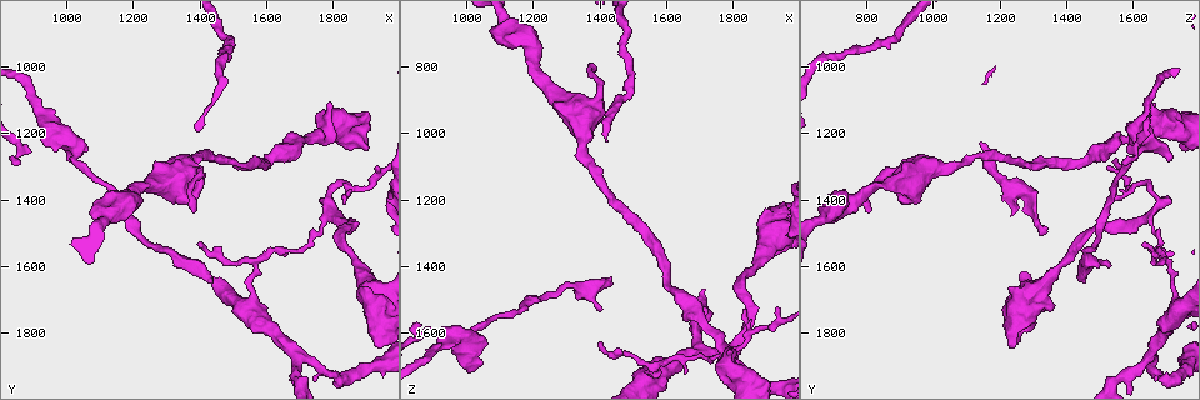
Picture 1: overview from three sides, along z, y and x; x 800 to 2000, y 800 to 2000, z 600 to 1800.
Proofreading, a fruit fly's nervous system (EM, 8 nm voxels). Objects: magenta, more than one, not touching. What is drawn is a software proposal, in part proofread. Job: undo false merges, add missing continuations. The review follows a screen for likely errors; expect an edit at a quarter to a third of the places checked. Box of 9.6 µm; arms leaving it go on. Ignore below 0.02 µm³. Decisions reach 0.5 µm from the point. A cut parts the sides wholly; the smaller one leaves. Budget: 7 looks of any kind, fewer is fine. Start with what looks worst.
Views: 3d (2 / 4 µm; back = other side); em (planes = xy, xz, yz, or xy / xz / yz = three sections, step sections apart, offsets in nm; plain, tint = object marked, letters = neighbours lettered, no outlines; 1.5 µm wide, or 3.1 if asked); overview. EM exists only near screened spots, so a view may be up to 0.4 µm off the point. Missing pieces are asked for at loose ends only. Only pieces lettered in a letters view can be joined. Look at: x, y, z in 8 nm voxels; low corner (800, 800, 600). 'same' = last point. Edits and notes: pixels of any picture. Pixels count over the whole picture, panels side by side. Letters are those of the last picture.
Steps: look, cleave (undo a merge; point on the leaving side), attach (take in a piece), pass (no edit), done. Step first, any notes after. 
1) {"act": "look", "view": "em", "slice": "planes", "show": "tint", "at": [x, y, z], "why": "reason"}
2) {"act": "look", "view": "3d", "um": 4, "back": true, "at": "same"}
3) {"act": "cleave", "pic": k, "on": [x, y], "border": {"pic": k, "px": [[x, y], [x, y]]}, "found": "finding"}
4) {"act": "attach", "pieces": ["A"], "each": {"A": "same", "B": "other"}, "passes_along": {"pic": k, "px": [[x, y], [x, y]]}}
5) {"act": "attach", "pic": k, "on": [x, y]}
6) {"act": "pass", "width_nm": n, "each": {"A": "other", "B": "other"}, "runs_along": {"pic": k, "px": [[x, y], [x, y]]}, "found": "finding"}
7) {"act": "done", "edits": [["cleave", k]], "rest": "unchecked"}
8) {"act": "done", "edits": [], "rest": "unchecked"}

{"act": "look", "view": "3d", "um": 2, "at": [1790, 1100, 1650], "why": "branch stops here"}

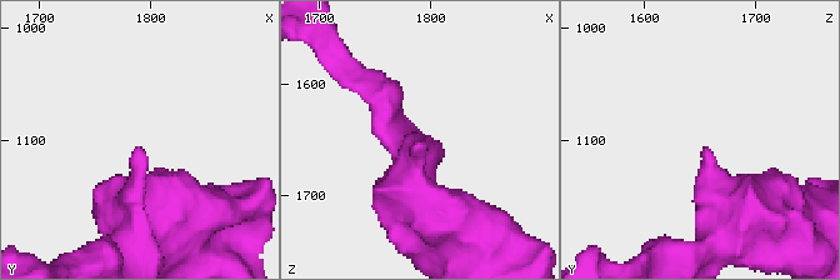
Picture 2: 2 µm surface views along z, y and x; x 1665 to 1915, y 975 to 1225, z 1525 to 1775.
{"act": "look", "view": "em", "slice": "xz", "step": 8, "show": "letters", "at": [1788, 1108, 1658], "why": "now the EM"}

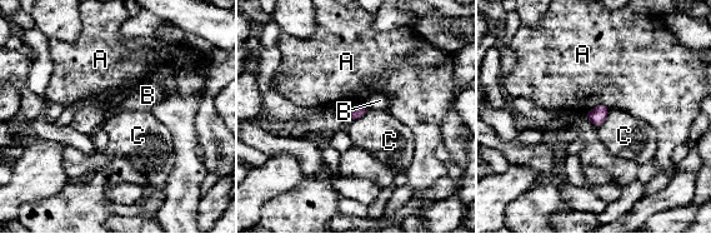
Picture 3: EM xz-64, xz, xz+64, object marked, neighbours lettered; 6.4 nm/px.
{"act": "look", "view": "em", "slice": "planes", "show": "letters", "at": "same", "why": "cut it another way"}

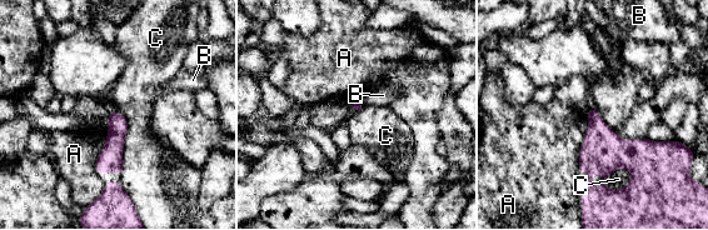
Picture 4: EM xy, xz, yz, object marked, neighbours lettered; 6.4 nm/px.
{"act": "pass", "each": {"A": "other", "B": "other", "C": "other"}, "border": {"pic": 4, "px": [[110, 110], [126, 123], [120, 173]]}, "found": "none of them fits"}

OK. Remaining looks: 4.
{"act": "look", "view": "3d", "um": 2, "at": [1210, 1360, 820], "why": "narrows sharply"}

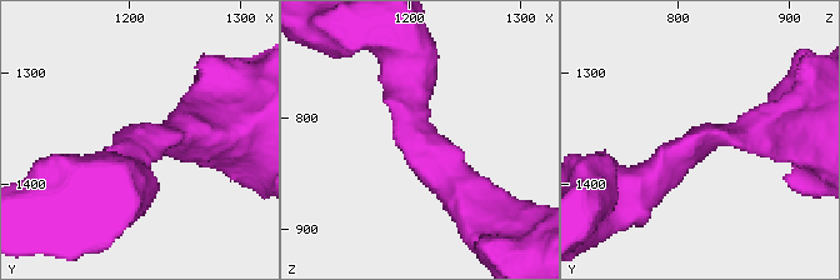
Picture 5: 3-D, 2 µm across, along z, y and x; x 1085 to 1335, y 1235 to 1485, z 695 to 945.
{"act": "look", "view": "em", "slice": "planes", "show": "plain", "at": [1210, 1368, 814], "arm_widths_nm": [360, 400], "why": "now the EM"}

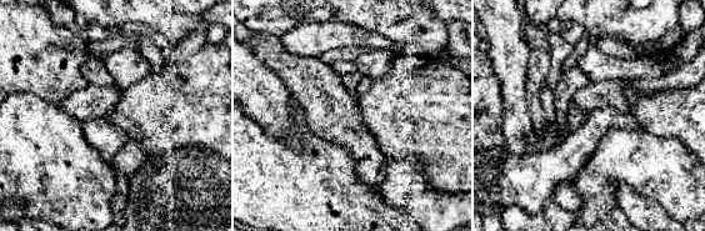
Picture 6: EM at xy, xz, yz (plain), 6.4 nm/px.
{"act": "look", "view": "em", "slice": "planes", "show": "letters", "at": "same"}

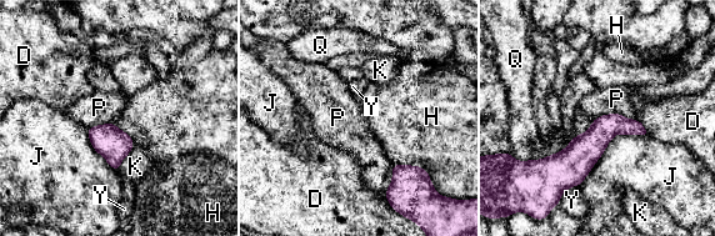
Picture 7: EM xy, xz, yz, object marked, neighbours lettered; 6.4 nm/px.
{"act": "pass", "longest_contact_nm": ["J", 550], "each": {"D": "other", "H": "other", "J": "other", "K": "other", "P": "other", "Q": "other", "Y": "other"}, "border": {"pic": 7, "px": [[648, 134], [616, 134], [578, 185]]}, "found": "all the same neuron"}

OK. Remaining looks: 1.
{"act": "done", "edits": [], "rest": "unchecked"}

